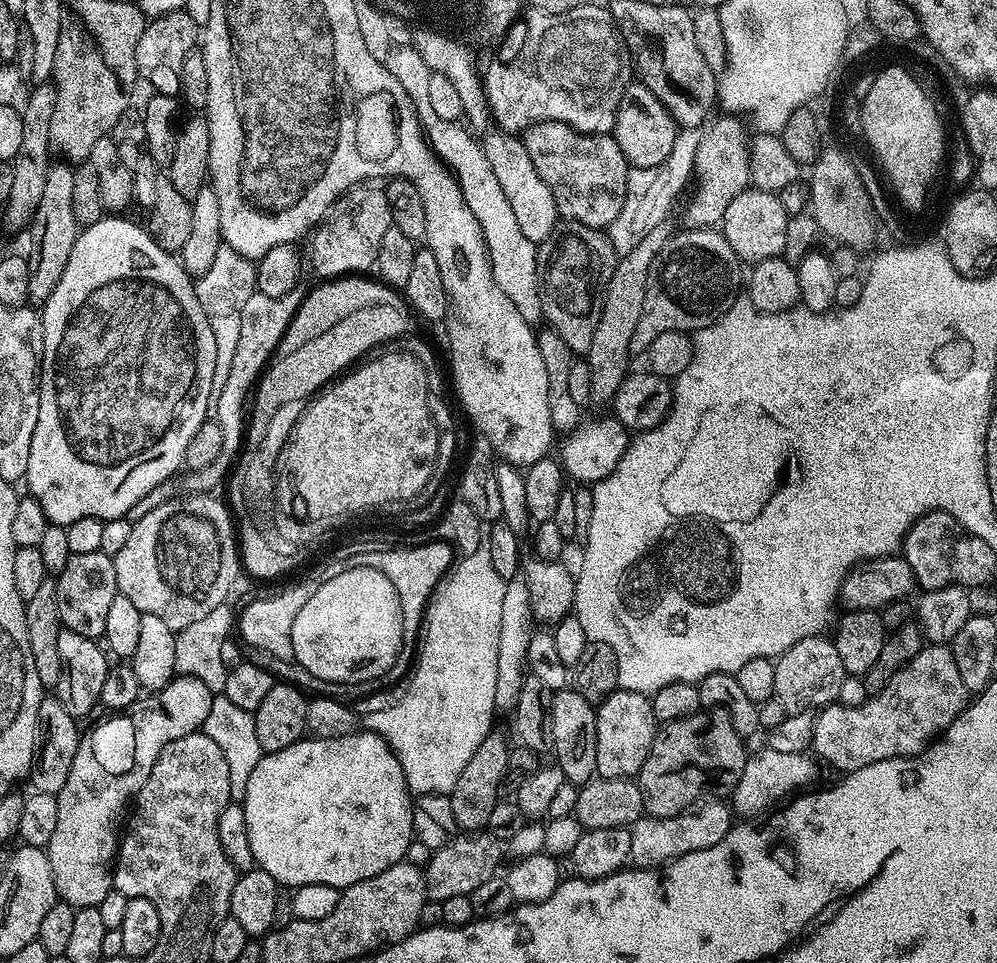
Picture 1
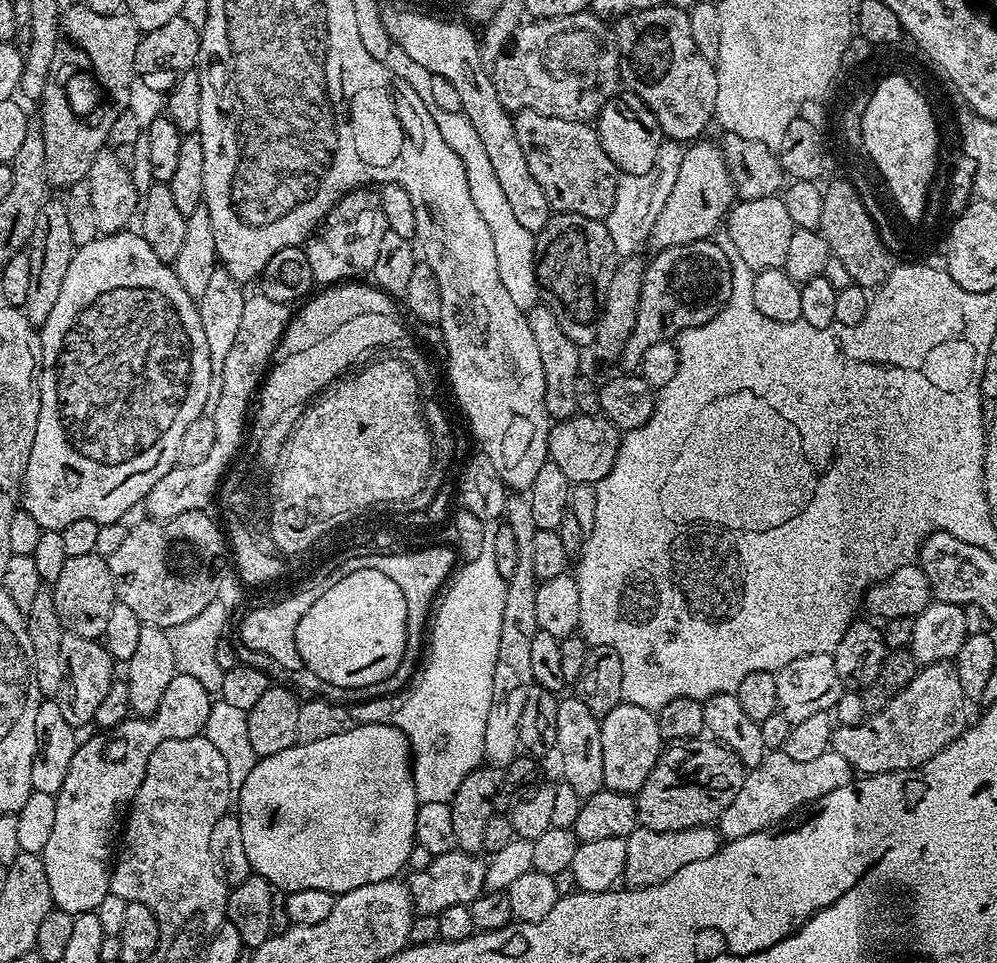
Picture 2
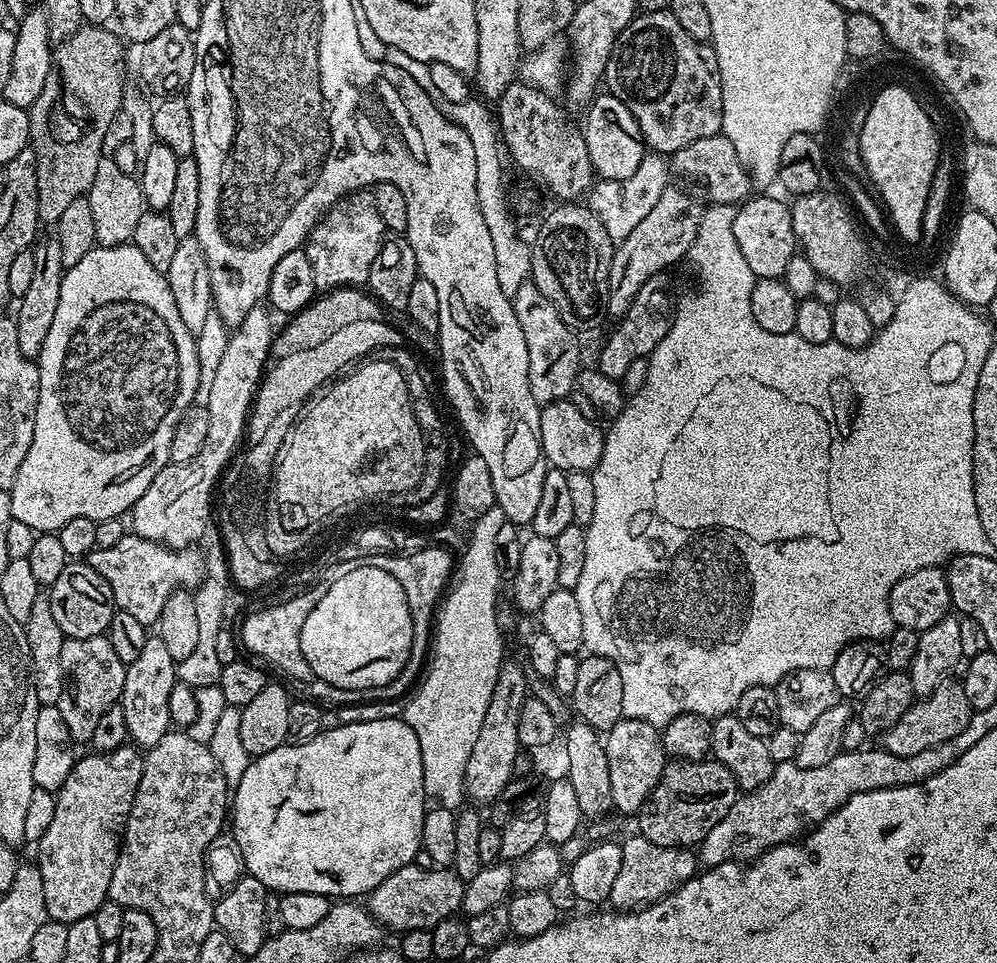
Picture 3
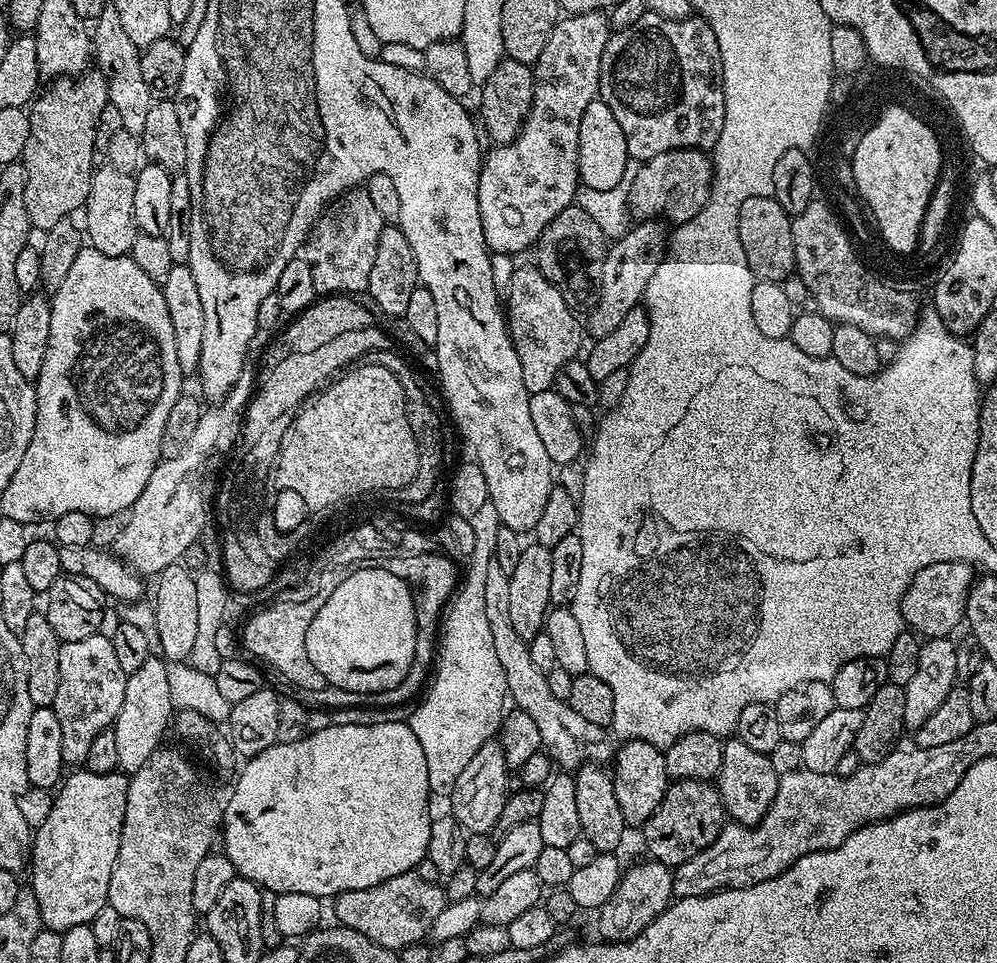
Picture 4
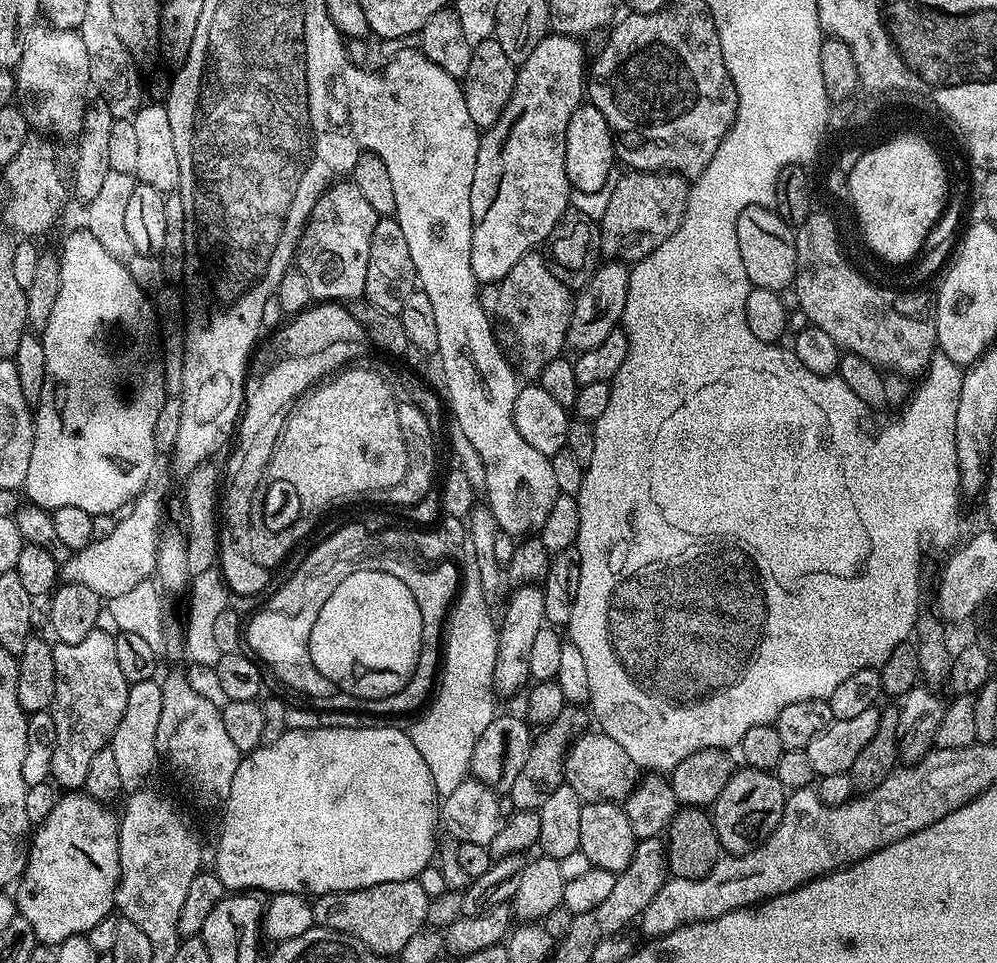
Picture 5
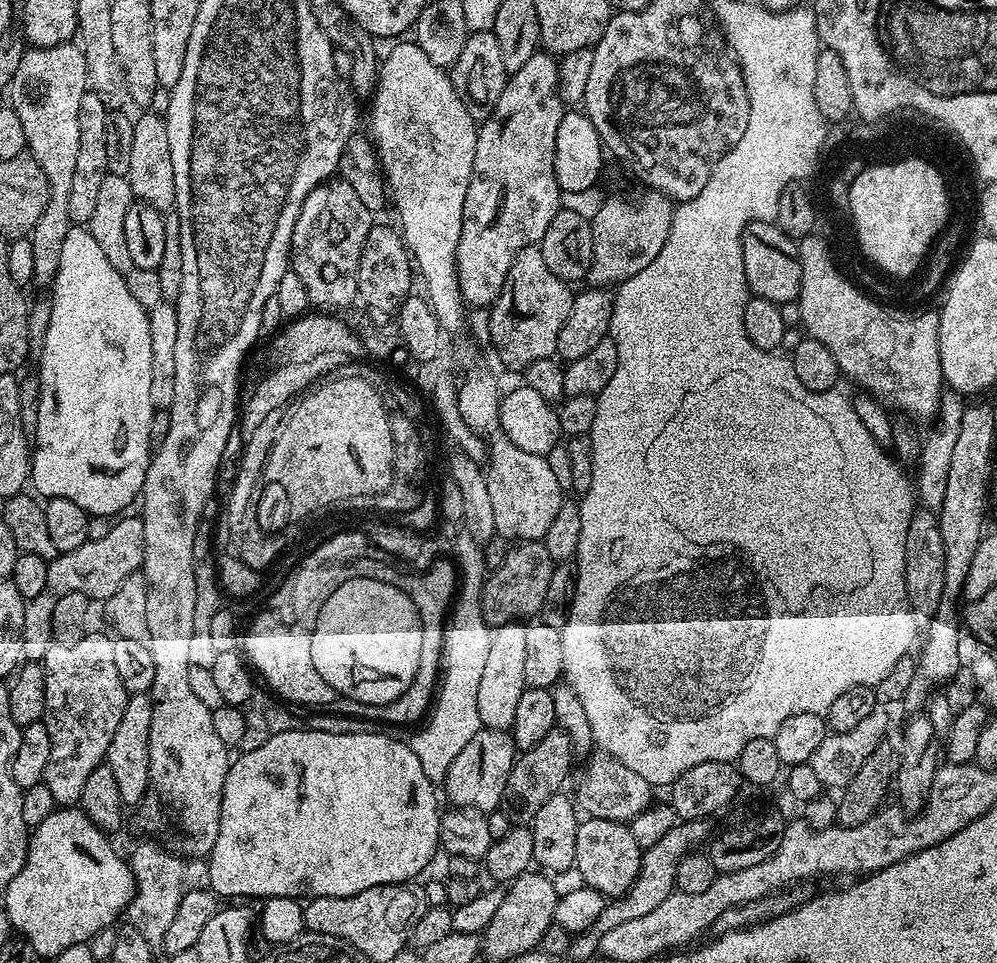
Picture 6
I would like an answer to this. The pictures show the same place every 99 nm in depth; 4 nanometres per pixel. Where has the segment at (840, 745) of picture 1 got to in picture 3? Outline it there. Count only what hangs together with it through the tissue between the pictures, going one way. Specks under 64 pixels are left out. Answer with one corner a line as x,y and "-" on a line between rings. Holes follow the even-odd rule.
945,678
929,696
919,697
906,710
906,714
902,714
902,718
898,718
898,722
894,722
894,726
890,726
890,730
883,733
882,747
885,752
905,758
910,754
922,754
922,750
937,748
942,742
953,740
955,736
962,734
962,730
966,730
974,709
970,706
970,702
966,702
966,690
963,683
959,679
952,679

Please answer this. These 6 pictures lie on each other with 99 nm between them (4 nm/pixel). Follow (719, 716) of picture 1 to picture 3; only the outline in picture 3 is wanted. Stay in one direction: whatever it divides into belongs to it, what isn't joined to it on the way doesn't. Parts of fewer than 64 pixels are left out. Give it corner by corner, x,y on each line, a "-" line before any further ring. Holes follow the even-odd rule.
715,758
677,760
665,763
664,773
654,786
650,798
638,813
639,835
645,836
654,846
695,849
726,818
730,806
738,795
736,780
730,770

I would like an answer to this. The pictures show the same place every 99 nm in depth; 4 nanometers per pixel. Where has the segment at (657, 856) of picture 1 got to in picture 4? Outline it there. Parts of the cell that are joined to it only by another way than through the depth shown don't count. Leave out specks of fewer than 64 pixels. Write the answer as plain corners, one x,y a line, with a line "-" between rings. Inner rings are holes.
644,858
641,864
636,864
632,869
621,875
614,894
598,910
600,916
596,920
596,928
600,931
599,939
604,942
627,942
632,940
654,918
658,918
660,912
668,909
673,903
674,893
672,891
672,878
674,872
667,864
660,864
651,858

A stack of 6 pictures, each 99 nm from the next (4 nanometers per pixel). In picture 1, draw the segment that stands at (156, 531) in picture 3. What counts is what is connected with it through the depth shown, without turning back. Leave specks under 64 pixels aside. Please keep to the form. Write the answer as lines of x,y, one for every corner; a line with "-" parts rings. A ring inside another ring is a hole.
303,283
296,284
290,294
282,294
282,298
266,298
254,295
246,301
242,309
242,330
238,337
238,350
234,350
234,362
230,362
230,375
226,378
226,386
222,386
222,394
214,397
214,420
222,426
222,446
224,456
235,457
242,447
242,437
246,432
246,405
250,393
255,389
269,360
282,342
298,306
304,301
306,288

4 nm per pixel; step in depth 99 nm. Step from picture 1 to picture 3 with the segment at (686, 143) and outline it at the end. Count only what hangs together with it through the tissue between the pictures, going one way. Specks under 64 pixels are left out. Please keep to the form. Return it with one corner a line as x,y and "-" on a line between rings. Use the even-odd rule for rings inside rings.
648,150
638,164
638,170
630,178
601,181
593,185
586,198
588,207
602,221
613,243
617,244
624,240
646,215
650,214
651,207
658,202
662,190
669,185
668,176
670,177
670,164
667,157
663,153

